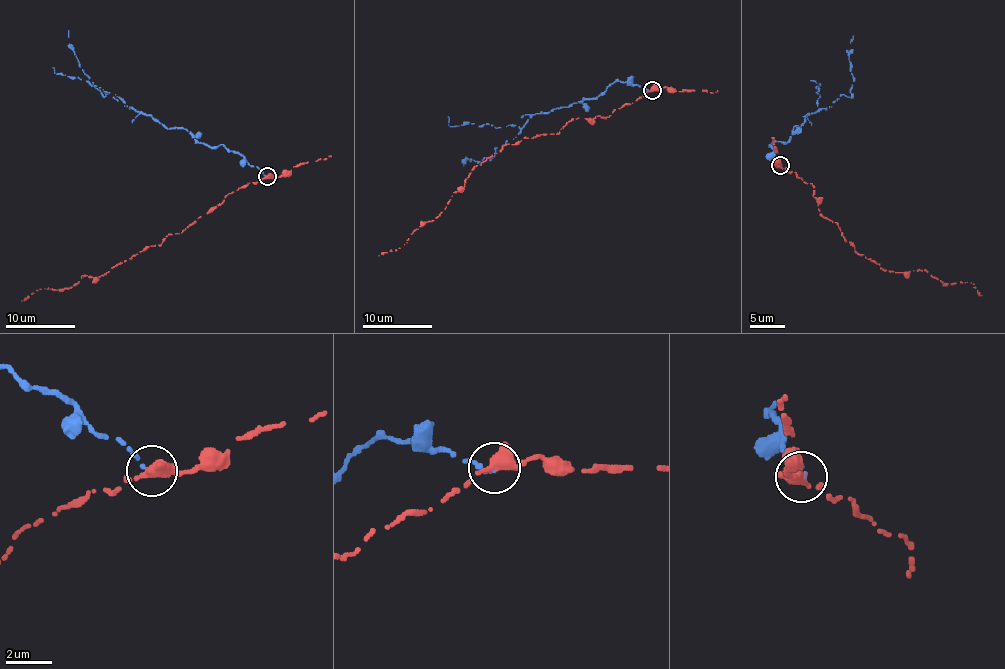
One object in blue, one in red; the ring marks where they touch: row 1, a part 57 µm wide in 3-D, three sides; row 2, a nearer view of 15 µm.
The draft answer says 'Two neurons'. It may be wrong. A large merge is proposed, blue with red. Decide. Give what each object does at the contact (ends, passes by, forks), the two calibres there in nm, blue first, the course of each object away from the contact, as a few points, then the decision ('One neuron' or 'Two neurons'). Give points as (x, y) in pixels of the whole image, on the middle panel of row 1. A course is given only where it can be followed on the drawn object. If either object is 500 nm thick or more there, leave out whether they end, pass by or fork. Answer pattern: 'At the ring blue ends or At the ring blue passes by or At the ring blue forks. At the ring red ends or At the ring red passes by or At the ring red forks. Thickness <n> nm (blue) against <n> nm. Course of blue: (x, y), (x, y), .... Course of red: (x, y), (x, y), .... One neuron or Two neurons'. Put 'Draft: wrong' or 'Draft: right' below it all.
At the ring blue ends. At the ring red forks. Thickness 130 nm (blue) against 360 nm. Course of blue: (651, 91), (616, 81), (597, 97), (531, 115), (521, 130), (495, 150), (491, 158), (462, 160), (463, 166). Course of red: (651, 91), (608, 117), (572, 118), (556, 134), (503, 146), (474, 167), (433, 221), (378, 255). Two neurons
Draft: right

